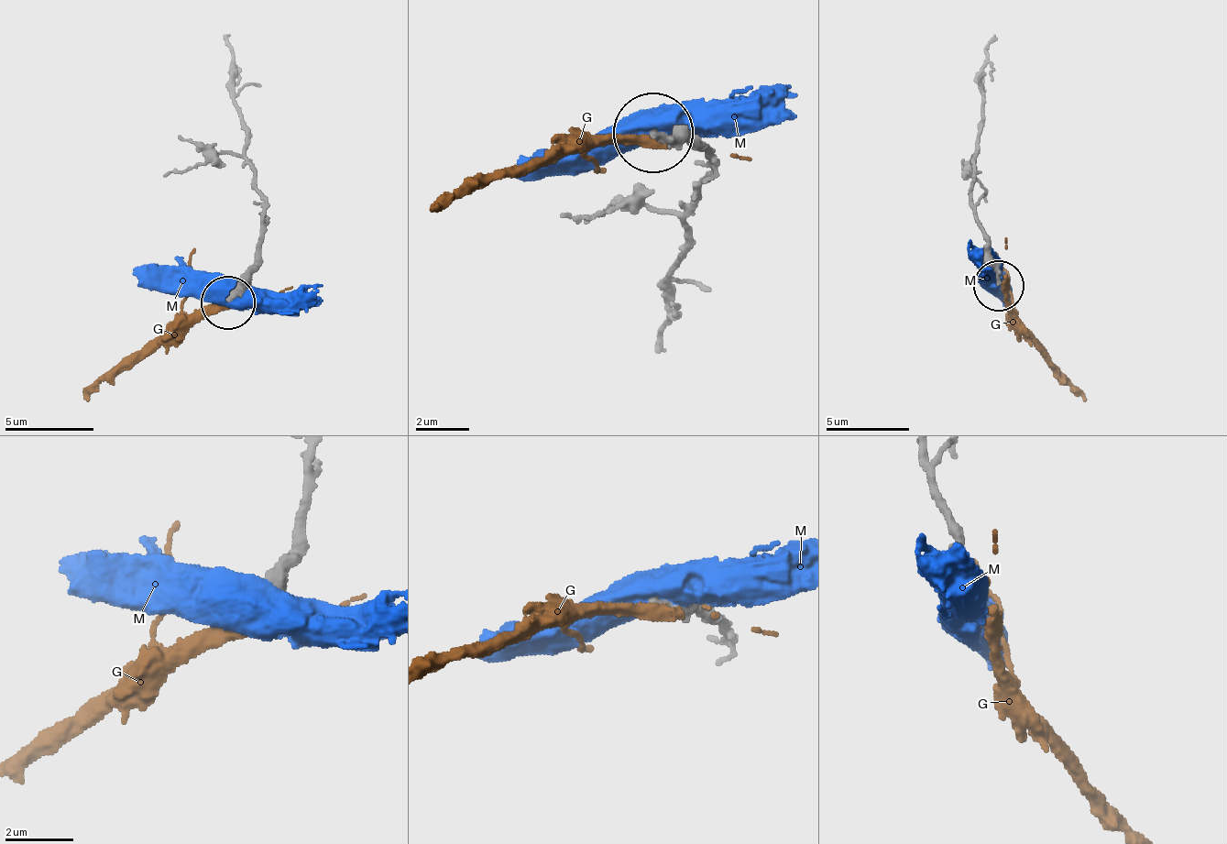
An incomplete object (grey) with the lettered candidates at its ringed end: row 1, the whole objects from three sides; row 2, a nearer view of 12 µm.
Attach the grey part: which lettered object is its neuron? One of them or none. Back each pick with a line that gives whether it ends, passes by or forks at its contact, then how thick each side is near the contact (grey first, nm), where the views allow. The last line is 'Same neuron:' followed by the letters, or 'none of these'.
Same neuron: none of these

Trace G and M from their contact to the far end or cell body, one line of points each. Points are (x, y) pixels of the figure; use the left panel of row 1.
G: (234, 302), (207, 303), (171, 322), (102, 375), (84, 400)
M: (237, 287), (145, 282), (131, 271)

